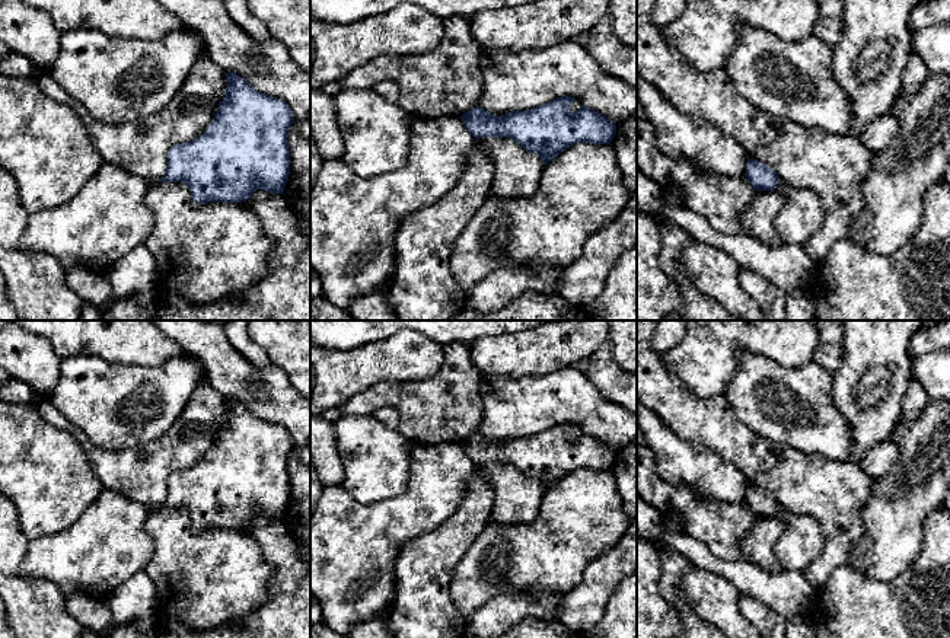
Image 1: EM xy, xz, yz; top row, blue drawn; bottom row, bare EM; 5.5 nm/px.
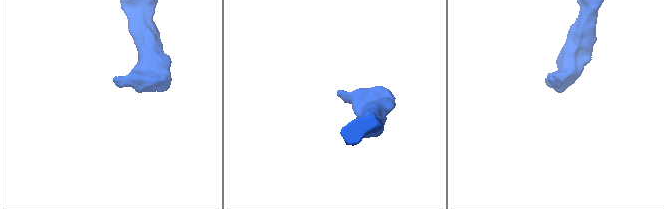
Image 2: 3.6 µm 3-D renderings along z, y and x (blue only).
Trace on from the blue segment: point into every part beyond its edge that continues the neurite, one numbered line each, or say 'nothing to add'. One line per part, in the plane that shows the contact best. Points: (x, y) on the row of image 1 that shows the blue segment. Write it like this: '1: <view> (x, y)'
nothing to add

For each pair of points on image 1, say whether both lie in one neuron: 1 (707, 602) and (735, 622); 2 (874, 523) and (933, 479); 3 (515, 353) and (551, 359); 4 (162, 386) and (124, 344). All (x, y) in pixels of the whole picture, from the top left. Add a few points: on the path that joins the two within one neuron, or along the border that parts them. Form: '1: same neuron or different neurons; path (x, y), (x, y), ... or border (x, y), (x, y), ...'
1: same neuron; path (714, 603), (727, 616)
2: same neuron; path (889, 513), (918, 484)
3: same neuron; path (523, 353), (542, 353)
4: different neurons; border (175, 356), (155, 366), (110, 363)

